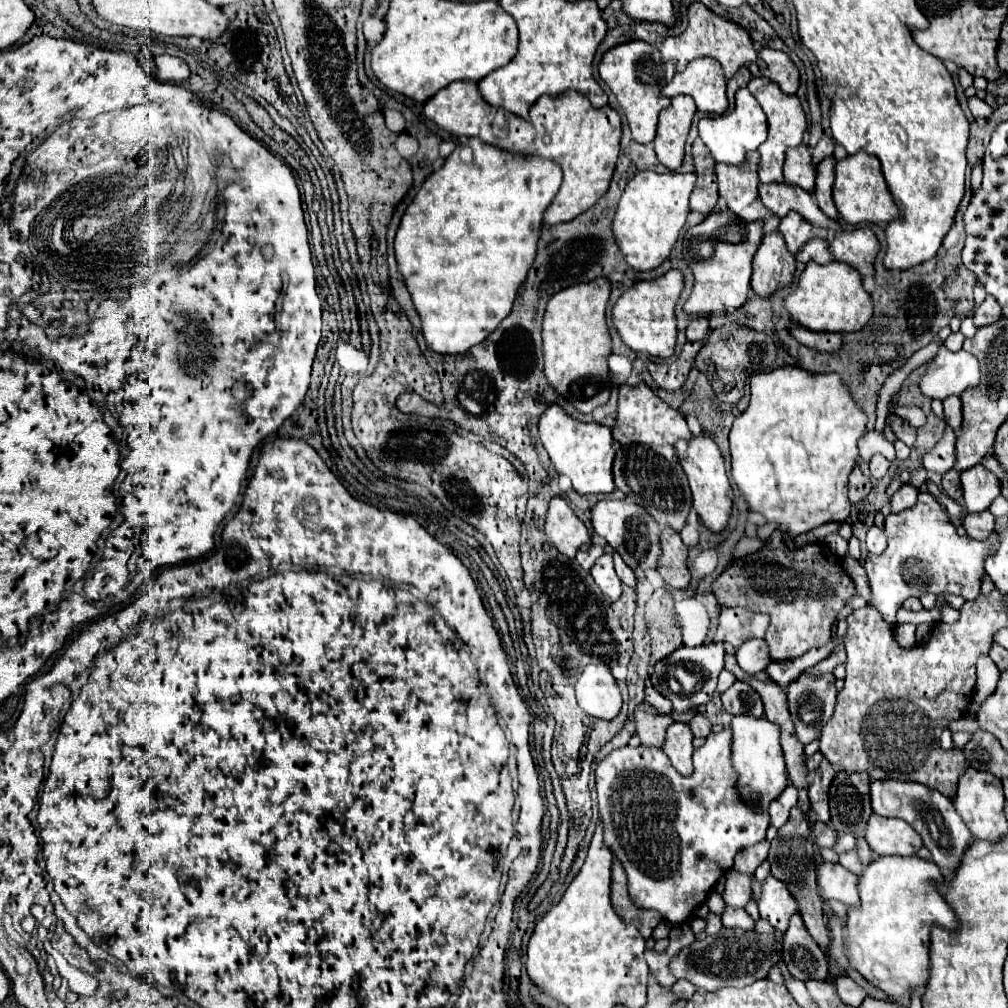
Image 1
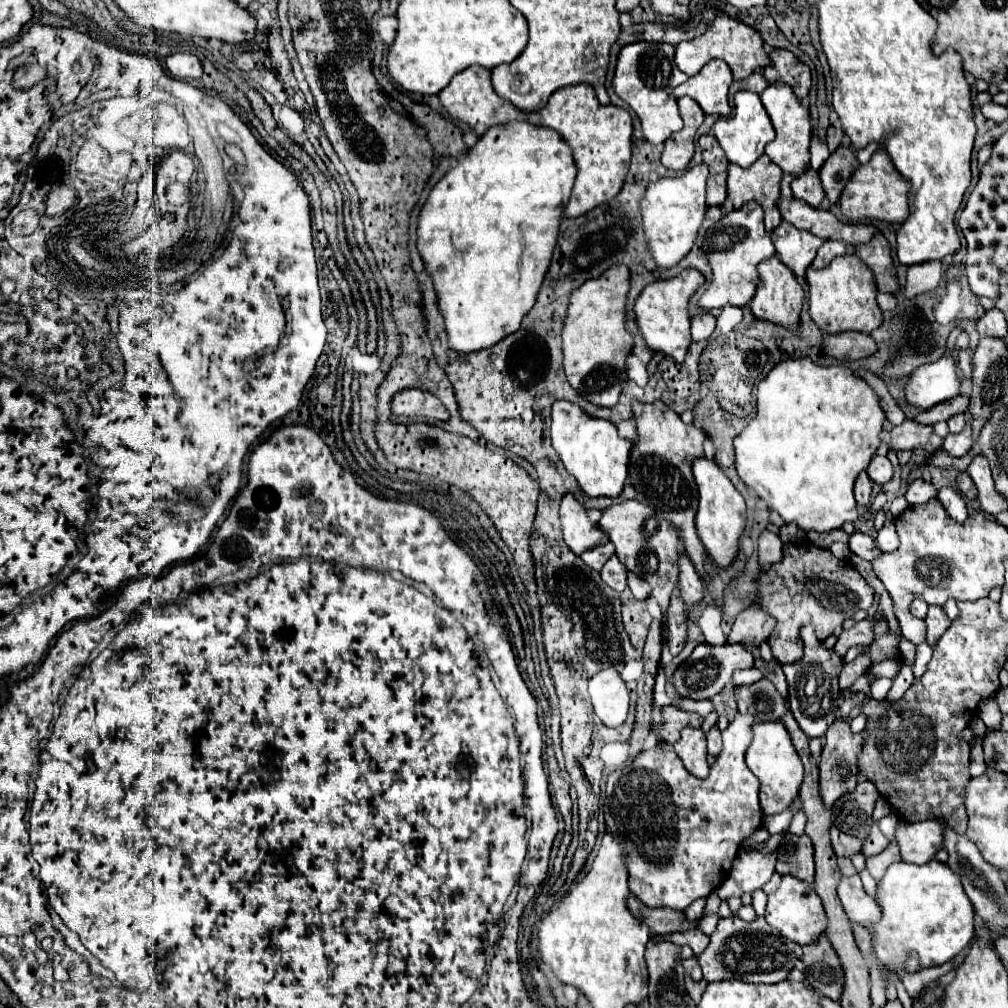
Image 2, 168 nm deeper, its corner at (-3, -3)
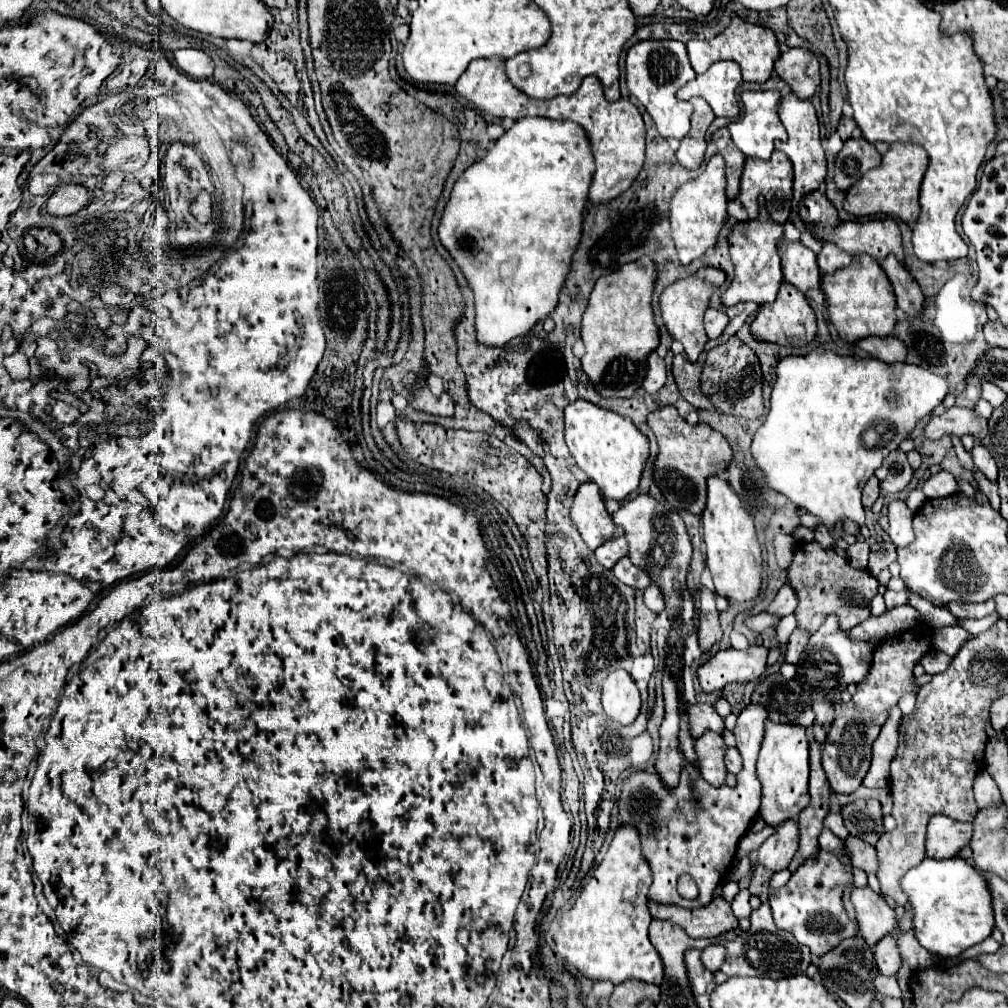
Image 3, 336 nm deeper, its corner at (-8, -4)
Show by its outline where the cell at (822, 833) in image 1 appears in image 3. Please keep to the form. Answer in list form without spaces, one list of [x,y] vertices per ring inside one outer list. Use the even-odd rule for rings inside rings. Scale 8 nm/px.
[[[855,836],[845,840],[845,844],[847,844],[849,852],[851,852],[851,862],[853,862],[855,868],[865,870],[867,874],[877,872],[877,850],[871,844],[867,844],[867,842],[863,842],[863,840],[855,838]]]

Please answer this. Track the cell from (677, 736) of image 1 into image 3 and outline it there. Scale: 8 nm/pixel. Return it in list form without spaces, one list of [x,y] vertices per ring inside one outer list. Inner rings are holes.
[[[707,730],[695,742],[695,752],[699,756],[697,768],[699,768],[701,776],[713,786],[725,784],[725,776],[727,776],[727,768],[723,762],[725,750],[727,750],[727,744],[723,742],[723,736],[715,734],[711,730]]]

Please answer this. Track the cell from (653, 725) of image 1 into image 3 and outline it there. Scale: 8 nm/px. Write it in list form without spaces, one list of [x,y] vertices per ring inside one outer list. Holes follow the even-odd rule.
[[[711,704],[687,706],[687,718],[691,722],[691,732],[695,738],[699,738],[699,734],[703,734],[705,730],[713,730],[717,734],[723,734],[725,730],[725,722],[721,720],[721,716],[715,712]]]

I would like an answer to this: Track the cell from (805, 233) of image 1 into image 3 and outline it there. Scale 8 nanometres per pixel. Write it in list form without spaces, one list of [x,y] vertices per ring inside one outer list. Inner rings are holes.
[[[783,238],[779,242],[779,256],[783,262],[783,280],[787,280],[787,284],[793,284],[803,294],[809,288],[819,288],[817,256],[807,246]]]

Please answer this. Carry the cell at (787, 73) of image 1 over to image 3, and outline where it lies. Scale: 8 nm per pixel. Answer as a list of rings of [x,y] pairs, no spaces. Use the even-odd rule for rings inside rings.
[[[789,48],[775,62],[775,72],[791,86],[791,90],[809,100],[819,86],[819,58],[805,48]]]

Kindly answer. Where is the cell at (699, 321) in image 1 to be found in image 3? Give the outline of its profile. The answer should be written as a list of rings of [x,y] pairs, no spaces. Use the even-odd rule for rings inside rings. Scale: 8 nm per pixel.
[[[709,308],[705,312],[705,330],[709,338],[719,338],[727,324],[729,324],[729,316],[725,312],[715,310],[715,308]]]

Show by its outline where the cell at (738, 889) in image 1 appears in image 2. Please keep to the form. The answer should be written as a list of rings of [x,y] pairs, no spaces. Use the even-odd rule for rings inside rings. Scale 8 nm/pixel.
[[[740,851],[730,869],[730,877],[744,893],[754,893],[772,877],[776,863],[776,853],[758,853],[758,851]]]

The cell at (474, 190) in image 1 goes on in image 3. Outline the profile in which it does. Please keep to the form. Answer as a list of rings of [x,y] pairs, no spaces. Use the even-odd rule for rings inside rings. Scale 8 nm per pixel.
[[[521,118],[495,142],[491,150],[487,150],[483,160],[471,164],[455,182],[451,198],[445,206],[445,212],[439,224],[439,238],[441,238],[441,244],[449,250],[449,254],[457,260],[465,278],[469,280],[469,286],[475,292],[475,312],[477,312],[475,326],[477,326],[477,340],[481,344],[503,346],[517,336],[525,336],[541,318],[549,316],[555,310],[557,300],[559,300],[559,290],[563,288],[563,282],[567,280],[567,274],[569,274],[571,254],[575,254],[575,246],[579,246],[579,230],[583,226],[583,210],[589,198],[589,186],[591,186],[593,174],[595,174],[595,160],[593,160],[591,144],[585,130],[577,122],[549,120],[549,118]]]

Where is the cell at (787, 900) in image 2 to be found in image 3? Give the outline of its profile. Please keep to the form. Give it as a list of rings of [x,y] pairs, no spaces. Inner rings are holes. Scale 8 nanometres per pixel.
[[[819,848],[815,856],[811,856],[797,872],[791,874],[789,882],[783,888],[769,890],[769,906],[773,912],[773,920],[779,928],[791,932],[799,944],[809,946],[811,954],[823,956],[831,952],[841,940],[857,934],[857,922],[853,922],[843,908],[843,890],[853,886],[851,866],[841,862],[839,852]]]

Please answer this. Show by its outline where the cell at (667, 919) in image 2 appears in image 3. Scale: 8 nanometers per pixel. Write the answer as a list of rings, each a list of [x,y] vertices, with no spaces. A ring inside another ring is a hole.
[[[715,896],[711,904],[693,910],[657,902],[649,902],[649,910],[653,918],[671,920],[683,926],[691,938],[713,938],[739,928],[739,920],[723,896]]]

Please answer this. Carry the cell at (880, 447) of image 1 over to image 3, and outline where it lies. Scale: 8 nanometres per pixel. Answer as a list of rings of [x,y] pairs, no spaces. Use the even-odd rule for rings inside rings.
[[[957,408],[945,410],[941,416],[931,418],[931,422],[925,428],[925,440],[937,440],[945,434],[953,436],[973,436],[977,440],[983,440],[983,434],[987,434],[987,418],[979,416],[973,408]]]

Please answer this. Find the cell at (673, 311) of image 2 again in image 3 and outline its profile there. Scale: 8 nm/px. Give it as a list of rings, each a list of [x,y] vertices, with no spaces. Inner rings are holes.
[[[699,268],[689,278],[677,280],[675,284],[667,286],[665,292],[661,294],[663,322],[669,330],[669,334],[685,346],[685,354],[689,356],[691,362],[695,362],[699,358],[705,342],[709,340],[707,334],[705,334],[705,328],[703,328],[703,314],[709,308],[709,300],[711,300],[711,294],[715,292],[715,286],[721,286],[723,282],[725,282],[723,270],[719,270],[719,268]]]

